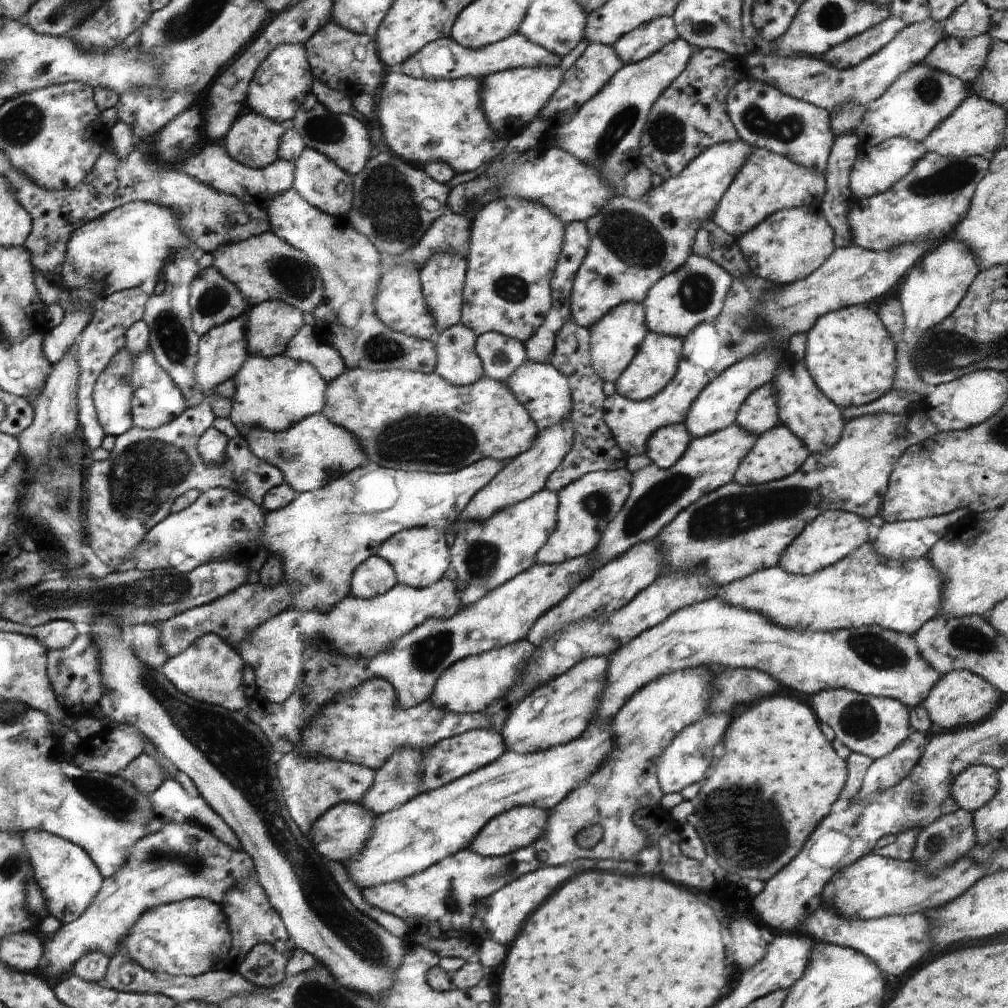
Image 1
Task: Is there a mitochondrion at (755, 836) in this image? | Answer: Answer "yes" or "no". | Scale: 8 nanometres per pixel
yes

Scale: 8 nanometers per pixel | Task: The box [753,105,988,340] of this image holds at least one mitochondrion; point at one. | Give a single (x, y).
(953, 176)

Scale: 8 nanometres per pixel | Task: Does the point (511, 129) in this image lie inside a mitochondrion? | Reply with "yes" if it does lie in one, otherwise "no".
no

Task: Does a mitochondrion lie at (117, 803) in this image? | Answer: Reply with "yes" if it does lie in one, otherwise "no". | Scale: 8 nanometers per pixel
yes

